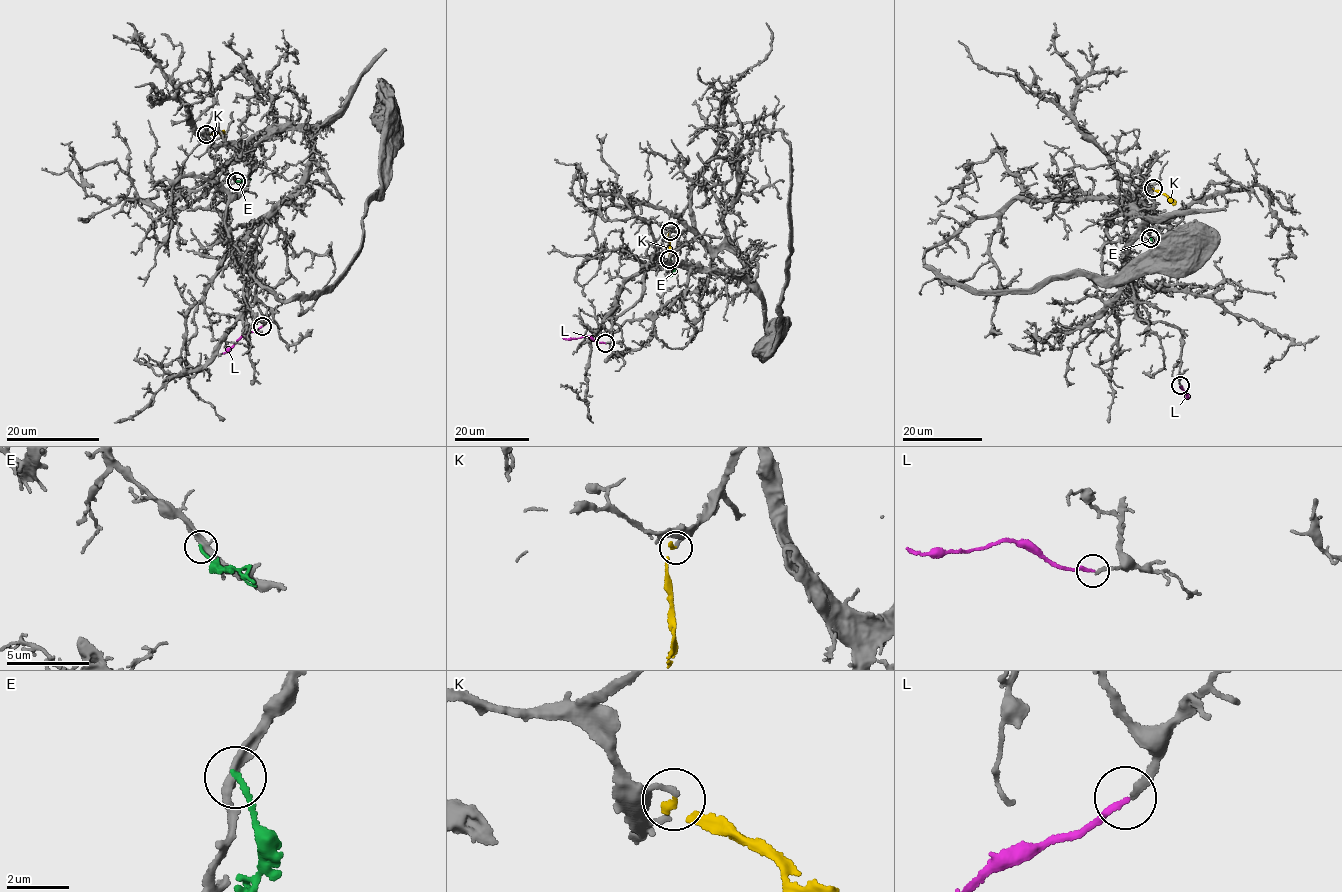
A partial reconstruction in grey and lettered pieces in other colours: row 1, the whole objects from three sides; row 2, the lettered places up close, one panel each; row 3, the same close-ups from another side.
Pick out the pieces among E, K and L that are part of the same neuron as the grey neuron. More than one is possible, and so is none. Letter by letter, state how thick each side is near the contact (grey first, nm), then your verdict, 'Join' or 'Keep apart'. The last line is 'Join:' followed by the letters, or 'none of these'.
E: Thickness 280 nm (grey) against 180 nm. Keep apart
K: Thickness 190 nm (grey) against 170 nm. Keep apart
L: Thickness 200 nm (grey) against 190 nm. Join
Join: L

